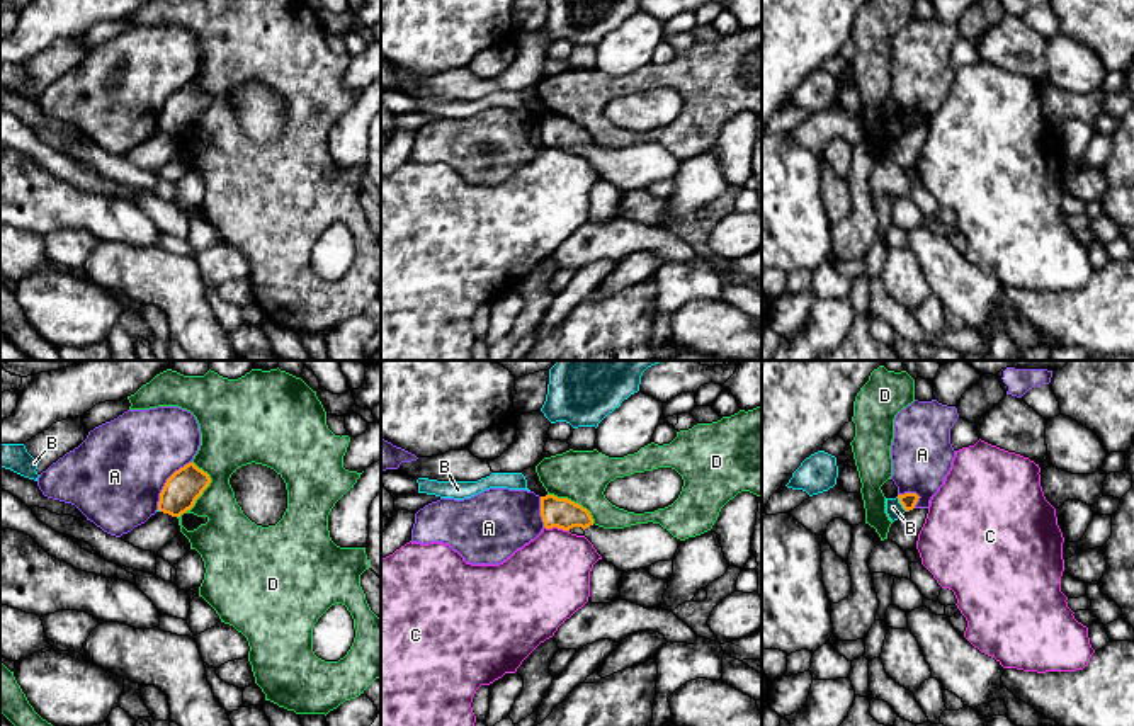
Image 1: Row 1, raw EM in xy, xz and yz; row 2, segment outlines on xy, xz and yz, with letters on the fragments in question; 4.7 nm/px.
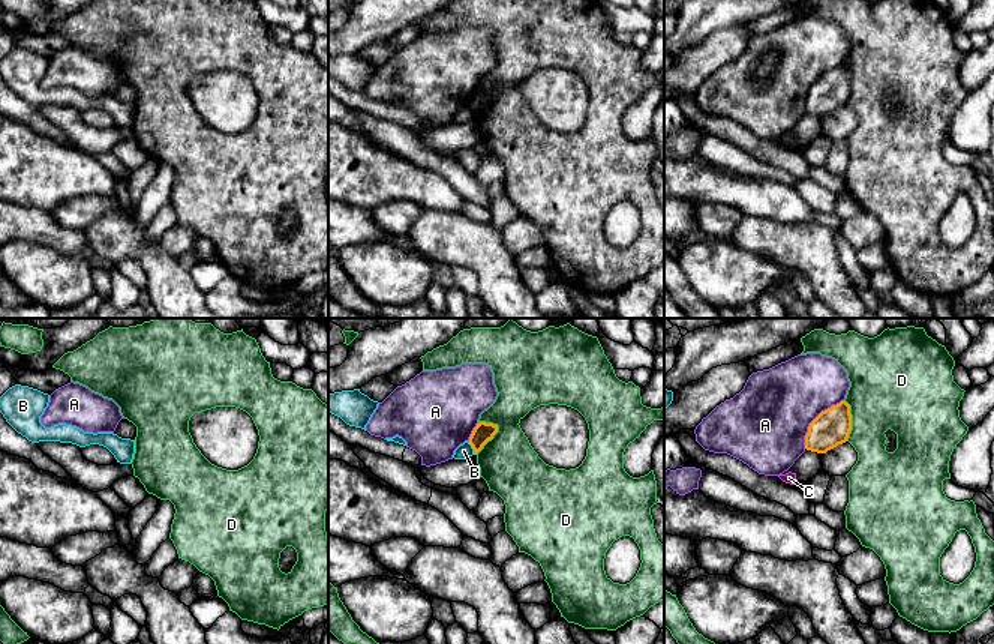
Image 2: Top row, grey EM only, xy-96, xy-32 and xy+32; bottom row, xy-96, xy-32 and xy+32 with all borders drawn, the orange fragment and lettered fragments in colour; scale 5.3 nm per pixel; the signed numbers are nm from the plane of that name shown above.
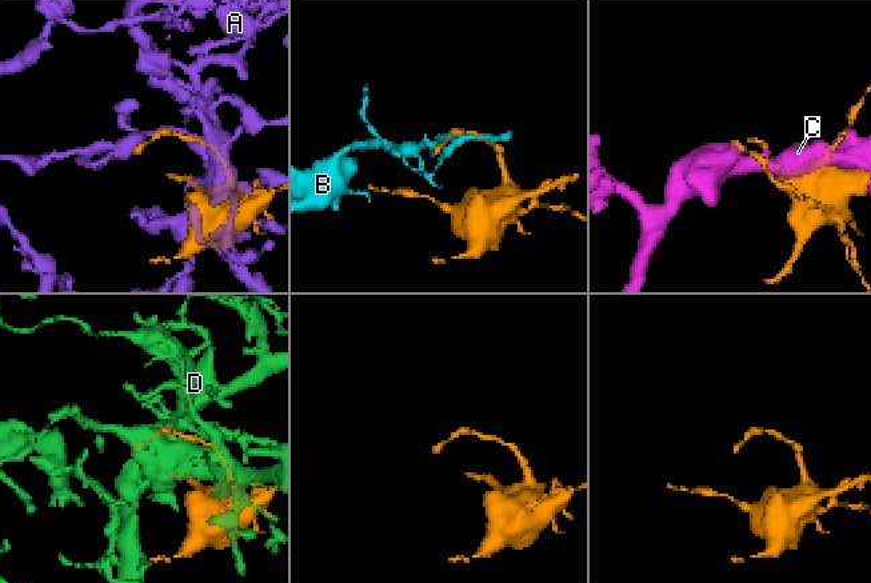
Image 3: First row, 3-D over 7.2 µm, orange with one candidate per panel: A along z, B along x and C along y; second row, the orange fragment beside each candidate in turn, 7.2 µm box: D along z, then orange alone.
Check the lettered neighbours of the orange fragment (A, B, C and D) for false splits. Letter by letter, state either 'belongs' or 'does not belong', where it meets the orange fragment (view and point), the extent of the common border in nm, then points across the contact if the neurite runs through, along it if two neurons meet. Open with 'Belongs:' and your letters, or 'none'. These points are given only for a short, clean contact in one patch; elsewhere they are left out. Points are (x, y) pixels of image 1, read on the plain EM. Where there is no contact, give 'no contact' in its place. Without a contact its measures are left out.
Belongs: none
A: does not belong | xy (165, 102) | 280 nm
B: does not belong | yz (900, 121) | 90 nm | along yz (896, 116), (907, 130)
C: does not belong | xz (556, 145) | 120 nm
D: does not belong | xy (204, 107) | 280 nm

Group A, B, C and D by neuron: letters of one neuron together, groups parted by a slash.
A / B / C / D

